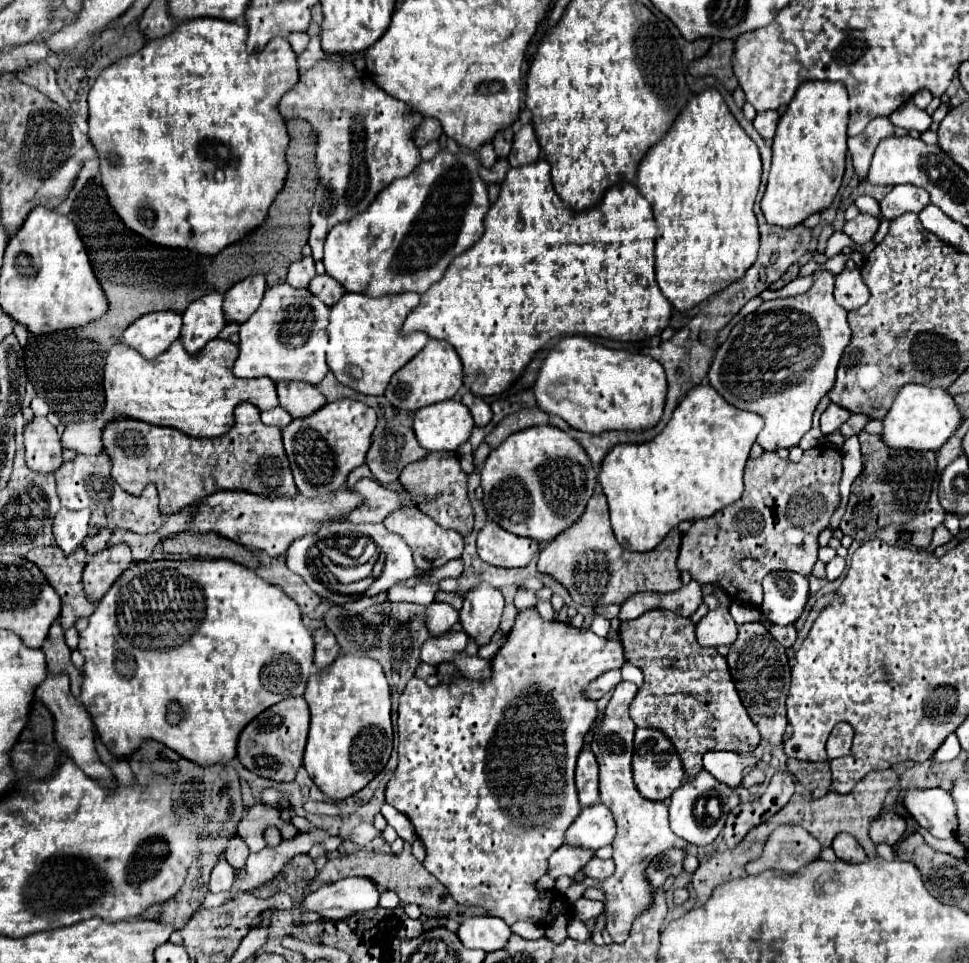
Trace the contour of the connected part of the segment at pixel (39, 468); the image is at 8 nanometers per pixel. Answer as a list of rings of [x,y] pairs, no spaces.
[[[34,417],[24,431],[26,463],[36,473],[54,473],[62,463],[62,445],[56,429],[46,417]]]

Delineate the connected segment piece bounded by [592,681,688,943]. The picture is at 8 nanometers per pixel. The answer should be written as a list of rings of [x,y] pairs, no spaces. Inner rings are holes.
[[[618,683],[612,699],[604,709],[604,719],[600,731],[596,735],[596,743],[592,743],[592,753],[600,765],[600,799],[612,811],[618,823],[618,835],[612,843],[614,847],[614,863],[616,873],[610,879],[594,881],[592,887],[602,887],[606,891],[604,913],[608,915],[606,931],[612,935],[614,943],[624,943],[634,919],[642,915],[654,903],[654,889],[646,879],[646,867],[650,861],[670,849],[670,847],[686,847],[684,839],[678,839],[668,827],[668,803],[650,803],[638,795],[632,781],[632,749],[634,749],[634,731],[636,725],[628,715],[628,705],[632,703],[638,687],[634,683]]]

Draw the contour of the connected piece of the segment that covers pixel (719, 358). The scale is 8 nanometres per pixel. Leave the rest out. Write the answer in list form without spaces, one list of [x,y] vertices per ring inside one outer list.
[[[826,269],[816,271],[814,285],[796,297],[774,299],[762,303],[762,307],[742,317],[730,331],[728,339],[718,347],[716,357],[708,371],[710,385],[734,407],[742,411],[756,413],[764,419],[764,429],[758,435],[758,443],[764,451],[776,451],[780,447],[794,447],[800,443],[802,435],[812,427],[812,415],[820,399],[834,387],[838,361],[842,351],[850,343],[850,327],[846,321],[846,311],[834,301],[834,275]]]

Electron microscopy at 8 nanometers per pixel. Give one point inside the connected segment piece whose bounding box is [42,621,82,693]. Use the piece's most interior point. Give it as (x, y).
(57, 654)

